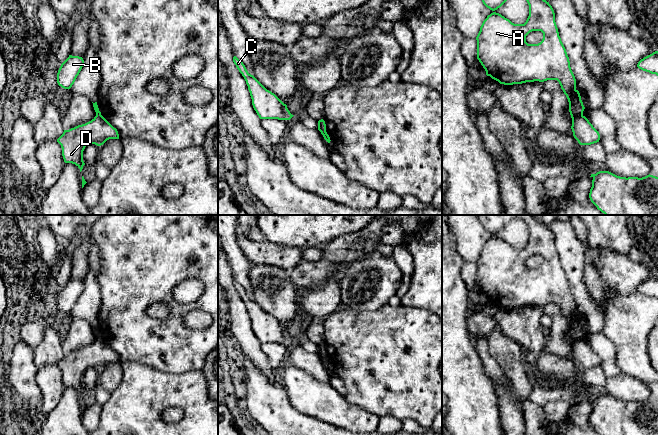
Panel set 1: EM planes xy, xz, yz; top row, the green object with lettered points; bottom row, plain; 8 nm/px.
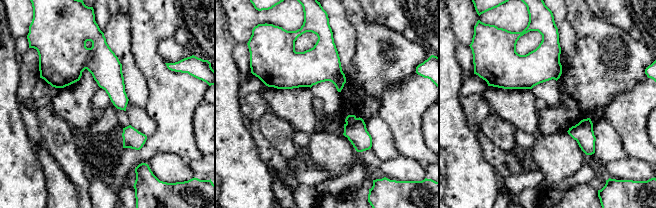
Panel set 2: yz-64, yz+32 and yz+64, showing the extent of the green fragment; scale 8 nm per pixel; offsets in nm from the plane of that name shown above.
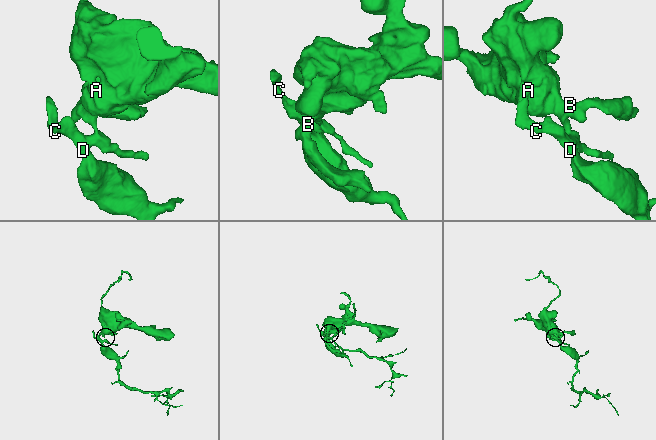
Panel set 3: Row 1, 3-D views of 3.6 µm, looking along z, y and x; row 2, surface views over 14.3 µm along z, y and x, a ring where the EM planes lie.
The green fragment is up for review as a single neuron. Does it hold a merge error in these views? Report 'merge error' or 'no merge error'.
merge error

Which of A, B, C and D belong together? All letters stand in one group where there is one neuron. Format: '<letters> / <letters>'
A B / C D

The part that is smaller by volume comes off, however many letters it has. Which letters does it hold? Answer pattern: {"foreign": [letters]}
{"foreign": ["C", "D"]}

